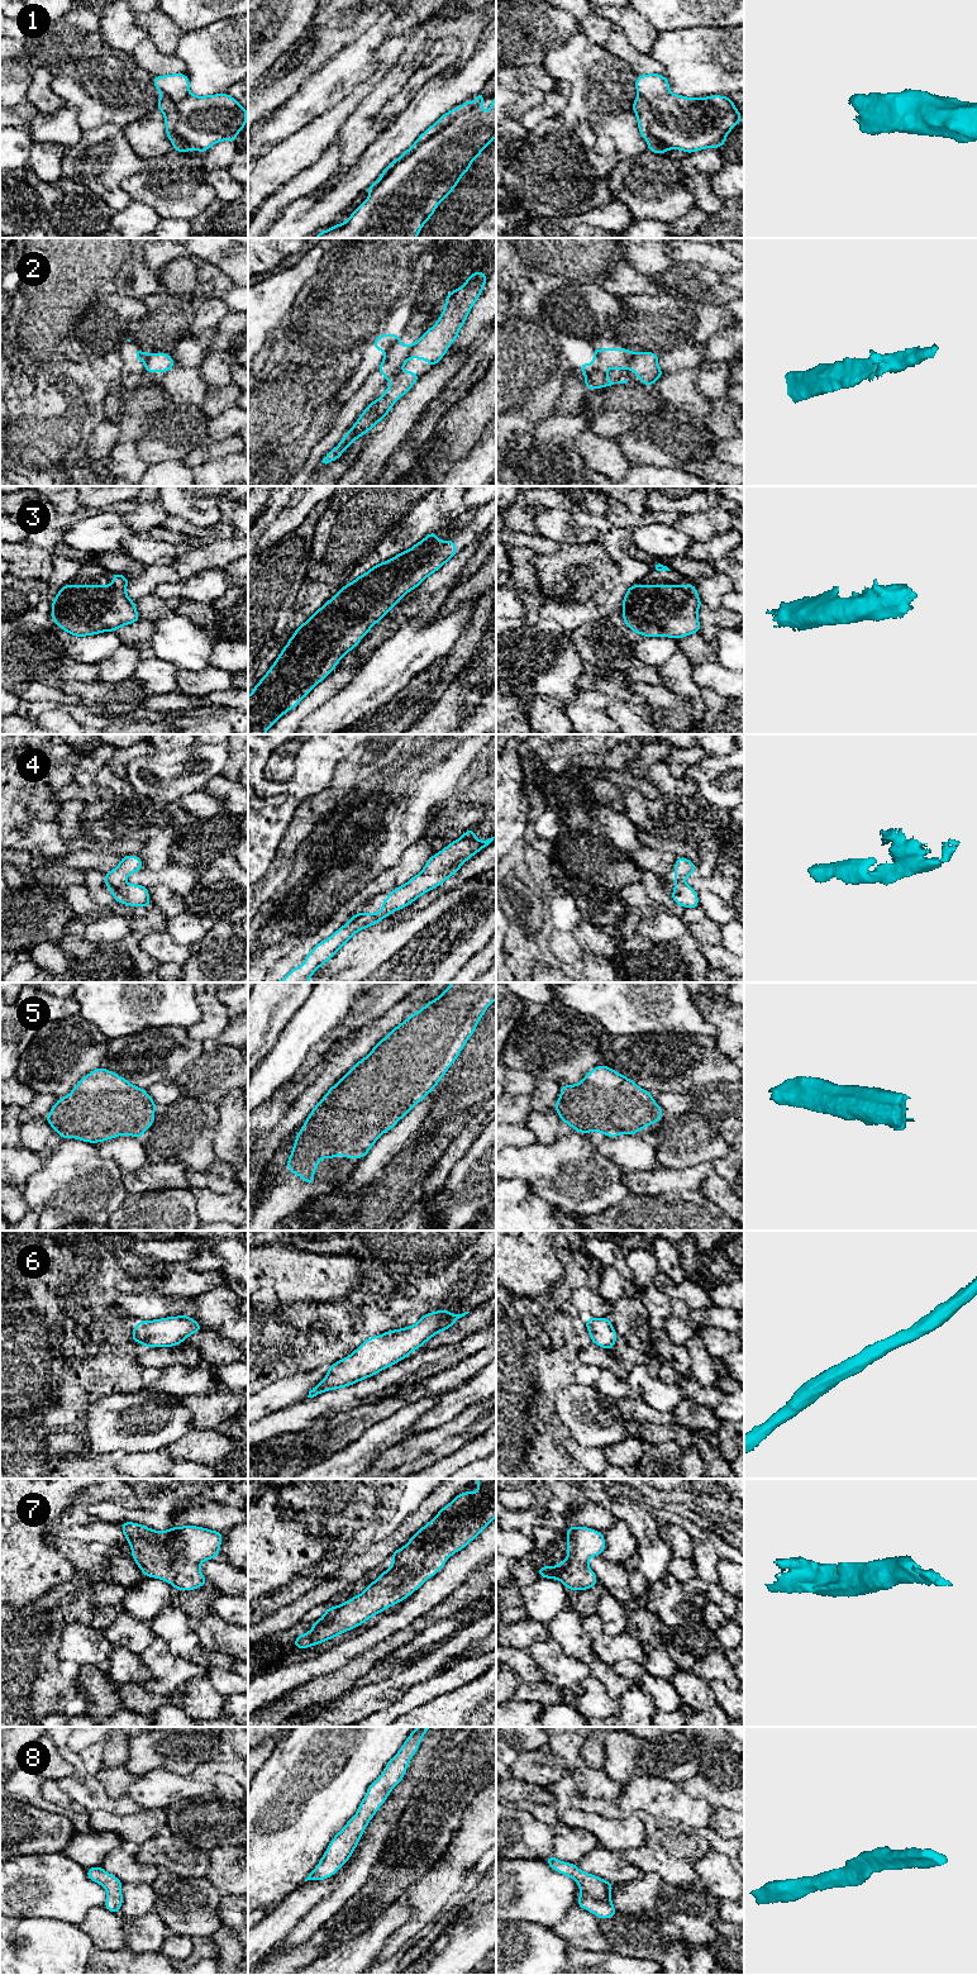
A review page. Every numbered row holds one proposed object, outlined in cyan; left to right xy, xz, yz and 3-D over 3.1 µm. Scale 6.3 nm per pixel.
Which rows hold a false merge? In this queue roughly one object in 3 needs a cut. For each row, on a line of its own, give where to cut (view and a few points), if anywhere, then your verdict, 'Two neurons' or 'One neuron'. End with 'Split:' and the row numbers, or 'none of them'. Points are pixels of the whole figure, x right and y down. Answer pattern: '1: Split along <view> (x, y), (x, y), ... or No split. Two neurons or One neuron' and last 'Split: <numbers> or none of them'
1: Split along xz (480, 103), (457, 115), (446, 127), (424, 141), (382, 179). Two neurons
2: No split. One neuron
3: No split. One neuron
4: No split. One neuron
5: No split. One neuron
6: No split. One neuron
7: No split. One neuron
8: No split. One neuron
Split: 1

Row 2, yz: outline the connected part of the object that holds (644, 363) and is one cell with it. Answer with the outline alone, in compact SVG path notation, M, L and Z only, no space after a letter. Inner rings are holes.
M594 347L594 362L590 365L580 363L580 370L585 372L586 389L602 389L614 384L626 384L628 380L613 382L607 377L607 370L628 368L635 372L643 385L654 385L664 373L658 367L658 354L653 352L632 352L626 348L602 348Z

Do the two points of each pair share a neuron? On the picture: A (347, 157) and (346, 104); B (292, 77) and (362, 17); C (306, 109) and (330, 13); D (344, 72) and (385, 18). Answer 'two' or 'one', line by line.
A: two
B: one
C: two
D: one

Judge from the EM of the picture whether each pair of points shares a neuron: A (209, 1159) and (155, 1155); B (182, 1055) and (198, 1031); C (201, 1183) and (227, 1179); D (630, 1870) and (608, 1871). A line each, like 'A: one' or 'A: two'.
A: one
B: two
C: one
D: one

